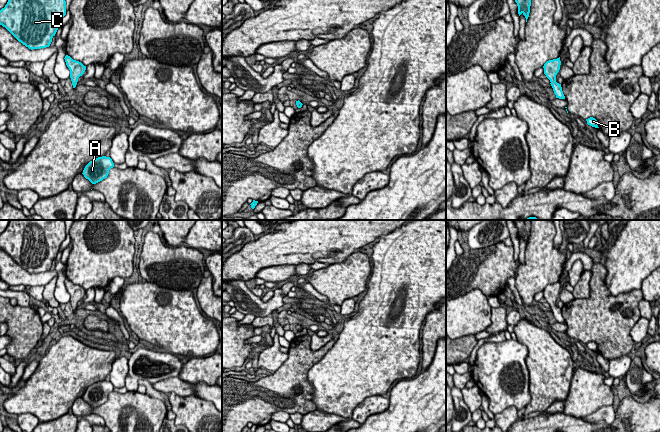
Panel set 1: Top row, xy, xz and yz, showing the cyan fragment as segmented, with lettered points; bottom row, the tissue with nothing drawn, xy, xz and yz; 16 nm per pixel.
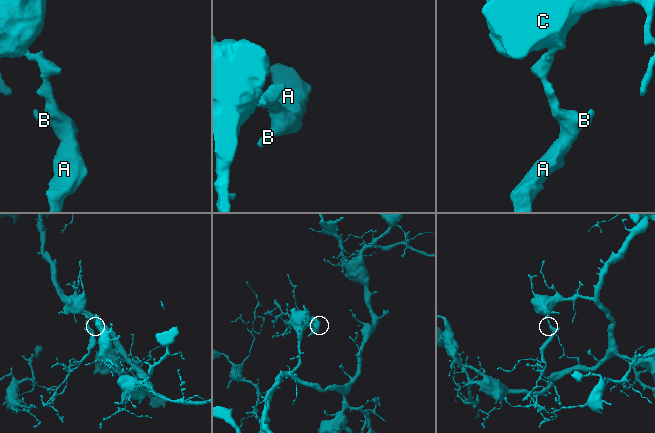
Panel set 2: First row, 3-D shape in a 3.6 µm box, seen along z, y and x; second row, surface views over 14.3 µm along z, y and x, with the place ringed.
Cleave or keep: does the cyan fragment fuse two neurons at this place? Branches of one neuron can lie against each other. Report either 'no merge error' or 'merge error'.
merge error

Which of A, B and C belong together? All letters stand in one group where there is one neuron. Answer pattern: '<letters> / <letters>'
A B / C

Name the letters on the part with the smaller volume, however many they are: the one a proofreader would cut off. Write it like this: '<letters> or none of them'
A, B

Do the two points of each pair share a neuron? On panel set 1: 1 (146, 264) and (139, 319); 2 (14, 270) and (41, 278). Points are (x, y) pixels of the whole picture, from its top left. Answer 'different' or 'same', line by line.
1: different
2: same

